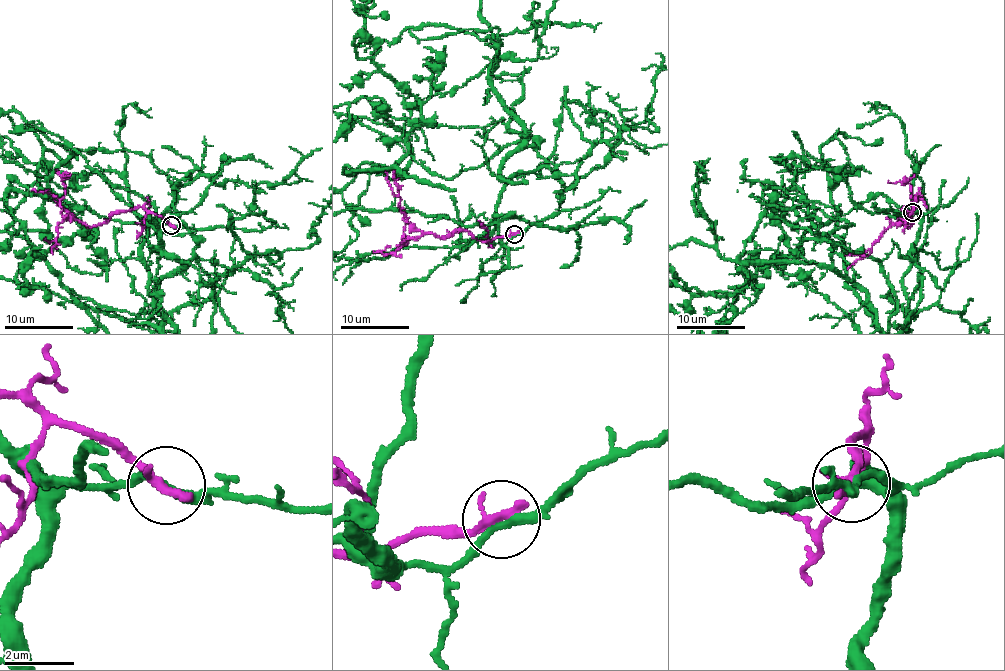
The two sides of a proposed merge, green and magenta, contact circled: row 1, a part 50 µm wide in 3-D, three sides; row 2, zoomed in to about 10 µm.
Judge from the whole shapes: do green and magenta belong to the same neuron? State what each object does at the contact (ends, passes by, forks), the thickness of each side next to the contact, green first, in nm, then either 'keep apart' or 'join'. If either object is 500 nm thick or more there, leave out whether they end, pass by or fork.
green passes by | magenta ends | 240/340 nm | keep apart

